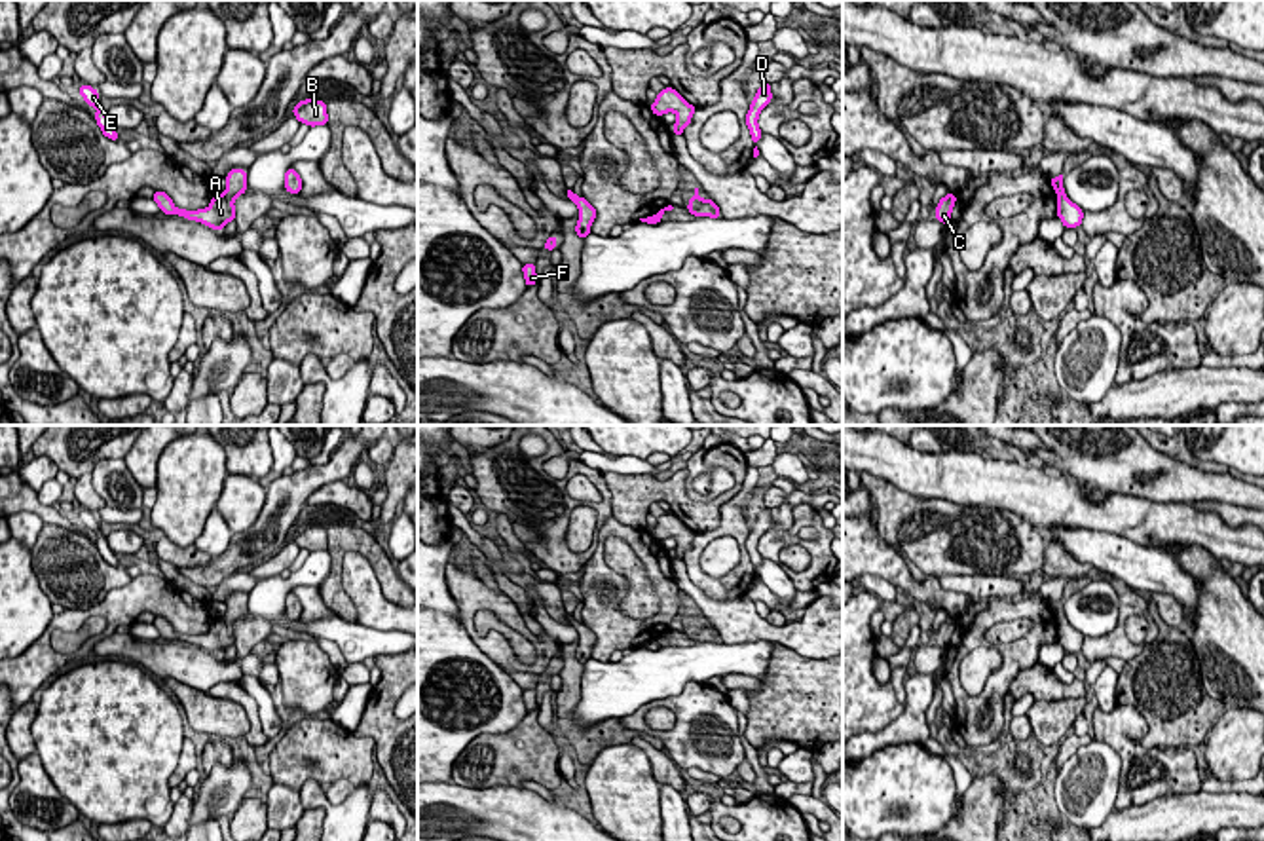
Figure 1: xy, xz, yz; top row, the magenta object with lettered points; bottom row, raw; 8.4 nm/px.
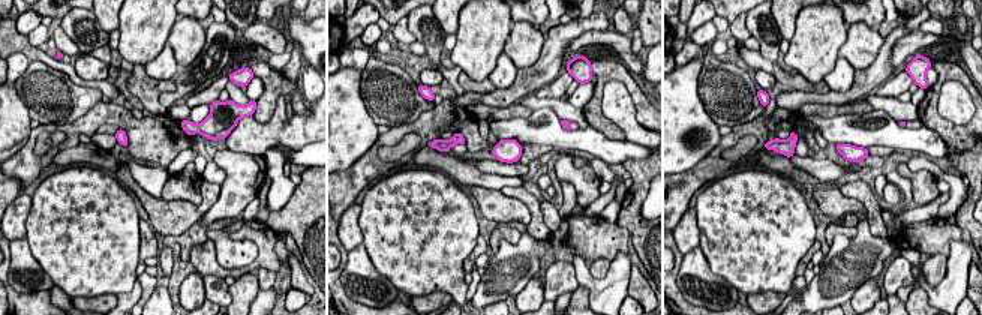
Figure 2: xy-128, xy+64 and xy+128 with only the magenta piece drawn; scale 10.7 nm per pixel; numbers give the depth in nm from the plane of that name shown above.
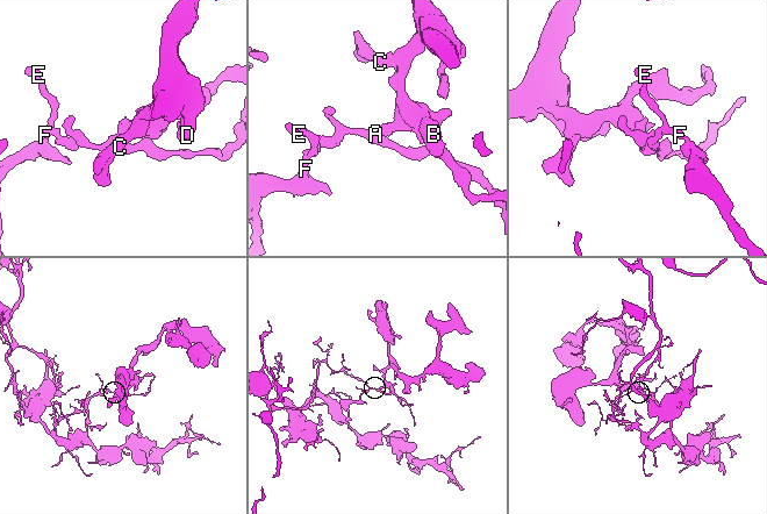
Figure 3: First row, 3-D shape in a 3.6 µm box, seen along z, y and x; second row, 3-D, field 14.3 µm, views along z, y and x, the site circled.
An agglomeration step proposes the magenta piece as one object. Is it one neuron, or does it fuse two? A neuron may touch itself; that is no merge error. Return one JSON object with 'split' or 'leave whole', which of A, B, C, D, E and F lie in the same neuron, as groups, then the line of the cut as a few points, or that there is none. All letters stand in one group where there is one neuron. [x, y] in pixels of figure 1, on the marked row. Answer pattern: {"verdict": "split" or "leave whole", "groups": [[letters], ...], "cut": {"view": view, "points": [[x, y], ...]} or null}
{"verdict": "split", "groups": [["A", "E", "F"], ["B", "C", "D"]], "cut": {"view": "xy", "points": [[224, 192], [234, 198]]}}

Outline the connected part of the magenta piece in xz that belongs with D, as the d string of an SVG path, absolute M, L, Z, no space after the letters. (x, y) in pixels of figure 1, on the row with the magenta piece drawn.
M763 84L759 85L753 103L750 104L750 110L746 114L746 125L752 133L752 140L753 144L757 144L757 140L761 139L763 131L757 125L757 118L761 114L761 110L772 101L772 93L771 93L771 84Z

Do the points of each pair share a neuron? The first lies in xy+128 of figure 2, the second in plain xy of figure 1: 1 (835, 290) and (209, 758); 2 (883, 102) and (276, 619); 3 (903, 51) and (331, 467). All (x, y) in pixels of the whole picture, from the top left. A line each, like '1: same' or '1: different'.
1: different
2: different
3: different

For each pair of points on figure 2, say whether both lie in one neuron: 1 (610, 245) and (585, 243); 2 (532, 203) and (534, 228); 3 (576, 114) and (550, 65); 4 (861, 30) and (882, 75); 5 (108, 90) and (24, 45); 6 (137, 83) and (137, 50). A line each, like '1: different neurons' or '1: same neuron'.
1: same neuron
2: same neuron
3: different neurons
4: different neurons
5: same neuron
6: different neurons

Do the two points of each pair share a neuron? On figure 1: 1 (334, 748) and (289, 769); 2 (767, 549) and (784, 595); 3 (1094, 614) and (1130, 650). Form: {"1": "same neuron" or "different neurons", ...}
{"1": "same neuron", "2": "different neurons", "3": "different neurons"}

